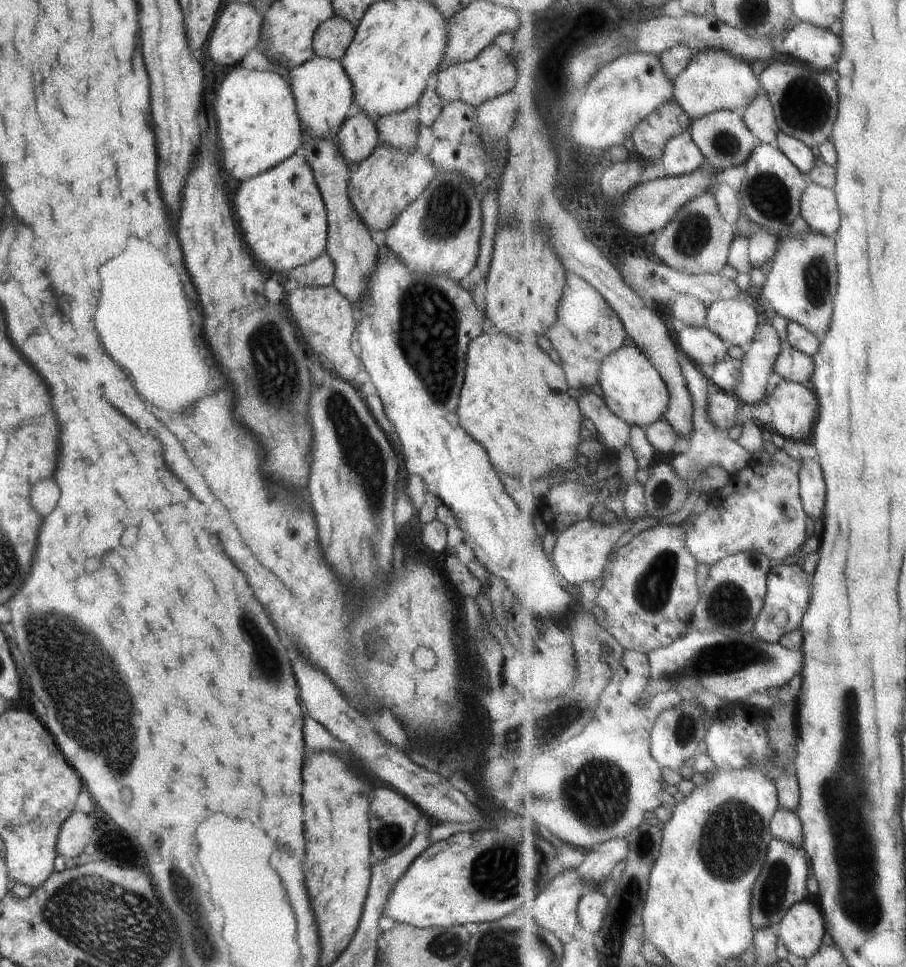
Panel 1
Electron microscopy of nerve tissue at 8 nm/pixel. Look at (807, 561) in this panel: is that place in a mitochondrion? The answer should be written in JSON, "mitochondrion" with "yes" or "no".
{"mitochondrion":"no"}

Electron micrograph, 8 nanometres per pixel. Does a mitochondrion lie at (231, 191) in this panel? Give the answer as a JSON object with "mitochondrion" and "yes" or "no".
{"mitochondrion":"no"}

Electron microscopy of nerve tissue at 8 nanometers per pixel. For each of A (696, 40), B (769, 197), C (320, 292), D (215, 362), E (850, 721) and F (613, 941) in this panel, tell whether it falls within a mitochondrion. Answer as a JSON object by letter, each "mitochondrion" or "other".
{"A":"other","B":"mitochondrion","C":"other","D":"other","E":"mitochondrion","F":"mitochondrion"}

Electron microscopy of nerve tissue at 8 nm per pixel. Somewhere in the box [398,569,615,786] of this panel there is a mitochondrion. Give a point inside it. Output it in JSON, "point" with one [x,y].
{"point":[552,725]}

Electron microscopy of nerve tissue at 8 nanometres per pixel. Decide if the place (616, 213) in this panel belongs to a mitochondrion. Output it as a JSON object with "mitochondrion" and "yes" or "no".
{"mitochondrion":"no"}

